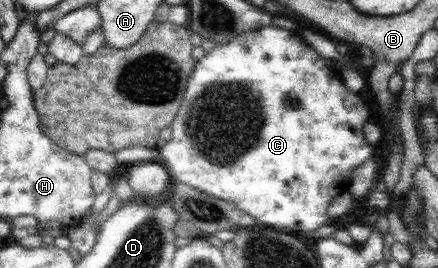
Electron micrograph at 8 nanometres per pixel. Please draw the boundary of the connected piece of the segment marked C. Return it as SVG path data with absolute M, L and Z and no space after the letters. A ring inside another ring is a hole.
M273 24L258 30L248 30L226 43L218 43L214 49L205 52L204 58L195 63L194 70L188 80L188 94L184 95L178 114L172 122L172 140L159 148L158 157L166 164L172 181L184 183L200 192L208 193L220 200L233 202L240 210L255 218L266 226L274 226L274 230L286 229L288 232L312 232L328 222L328 205L332 198L349 190L351 174L366 159L373 158L373 148L365 142L363 126L368 125L370 112L358 93L351 91L342 80L339 71L330 68L322 58L297 32L283 29Z

